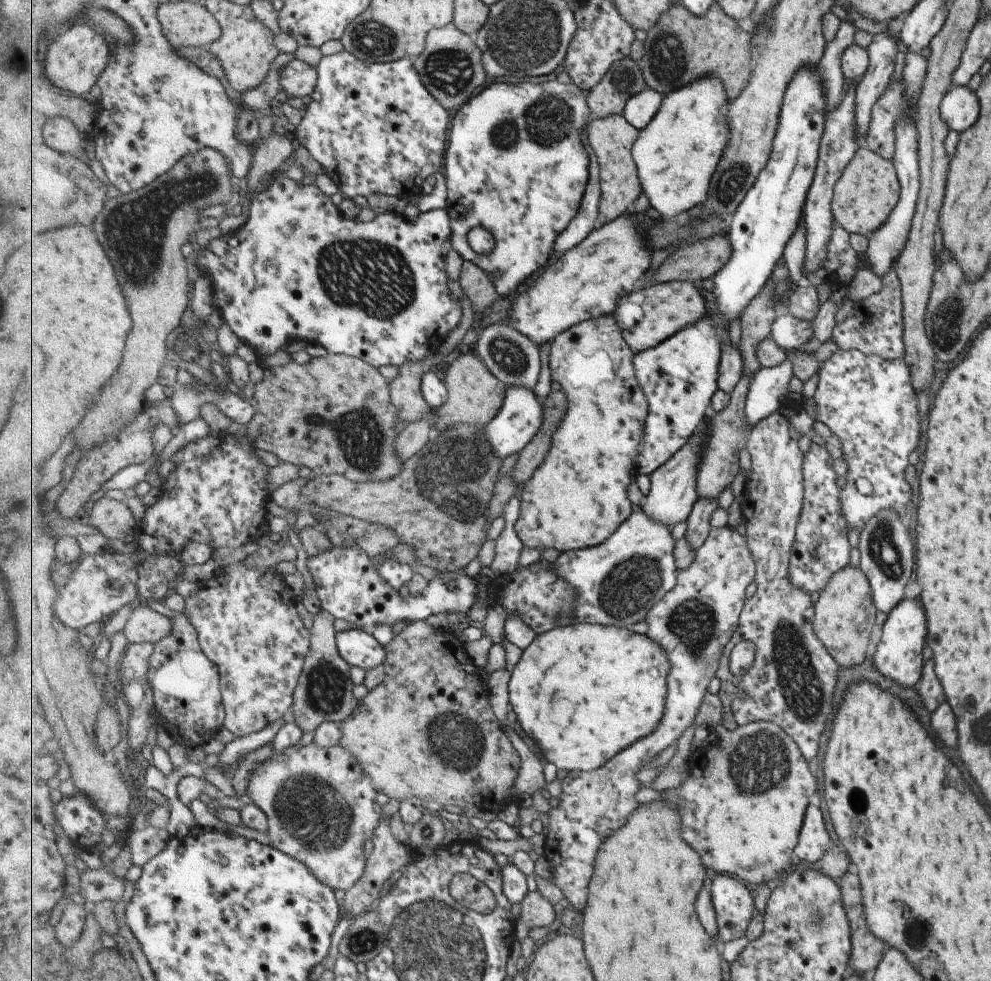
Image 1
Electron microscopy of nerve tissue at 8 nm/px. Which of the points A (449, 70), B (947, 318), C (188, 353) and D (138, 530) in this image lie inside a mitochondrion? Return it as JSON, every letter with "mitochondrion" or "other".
{"A":"mitochondrion","B":"mitochondrion","C":"mitochondrion","D":"other"}

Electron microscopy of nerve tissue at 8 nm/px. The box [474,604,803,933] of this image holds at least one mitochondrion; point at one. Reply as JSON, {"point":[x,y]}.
{"point":[760,763]}

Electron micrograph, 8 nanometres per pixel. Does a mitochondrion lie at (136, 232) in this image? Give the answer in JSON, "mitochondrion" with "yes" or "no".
{"mitochondrion":"yes"}

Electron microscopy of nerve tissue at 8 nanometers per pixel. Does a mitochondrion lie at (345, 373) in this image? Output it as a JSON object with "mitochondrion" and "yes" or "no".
{"mitochondrion":"no"}

